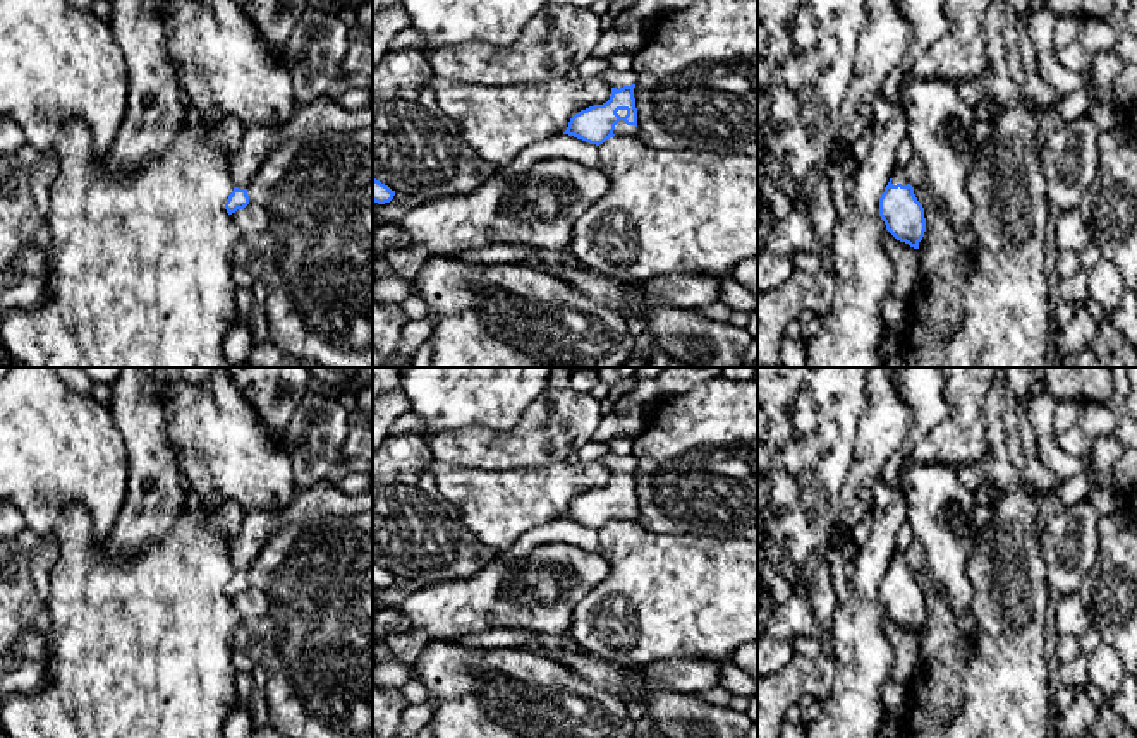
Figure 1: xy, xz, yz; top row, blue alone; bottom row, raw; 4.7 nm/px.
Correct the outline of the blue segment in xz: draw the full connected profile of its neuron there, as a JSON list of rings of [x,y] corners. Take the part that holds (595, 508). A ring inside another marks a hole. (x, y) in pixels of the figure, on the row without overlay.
[[[610,451],[601,463],[611,470],[610,484],[575,498],[563,517],[596,530],[613,520],[635,520],[637,517],[635,458]]]

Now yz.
[[[900,549],[879,582],[879,601],[897,625],[919,633],[926,616],[924,592]]]

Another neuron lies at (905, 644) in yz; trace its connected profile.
[[[888,614],[883,626],[895,652],[891,680],[910,685],[919,671],[919,637]]]

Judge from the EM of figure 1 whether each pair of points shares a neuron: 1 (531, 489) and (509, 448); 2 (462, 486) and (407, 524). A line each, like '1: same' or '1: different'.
1: different
2: different

